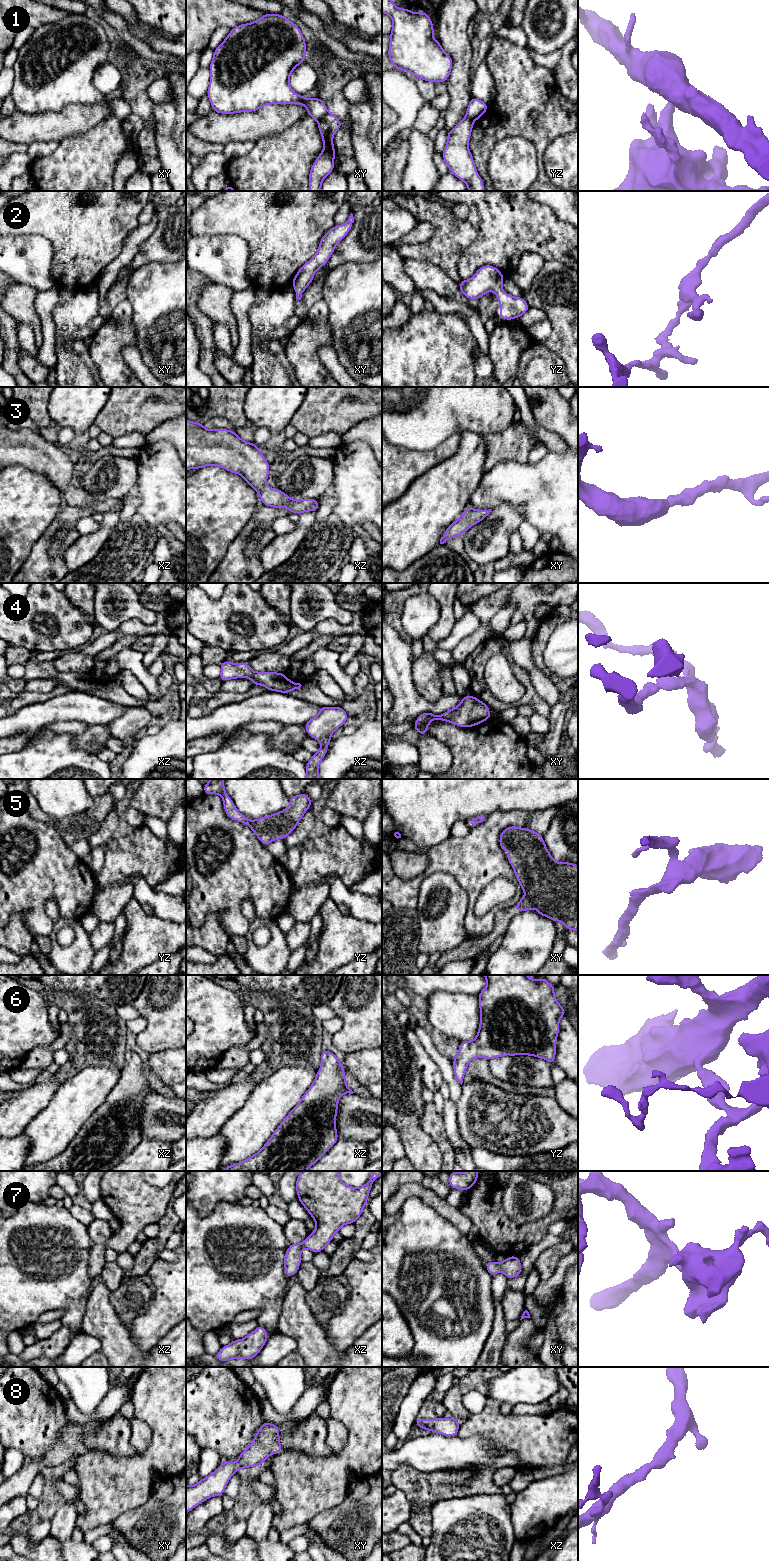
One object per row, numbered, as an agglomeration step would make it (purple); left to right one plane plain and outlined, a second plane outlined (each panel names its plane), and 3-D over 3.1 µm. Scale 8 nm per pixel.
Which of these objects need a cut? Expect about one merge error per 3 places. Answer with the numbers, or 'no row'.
1

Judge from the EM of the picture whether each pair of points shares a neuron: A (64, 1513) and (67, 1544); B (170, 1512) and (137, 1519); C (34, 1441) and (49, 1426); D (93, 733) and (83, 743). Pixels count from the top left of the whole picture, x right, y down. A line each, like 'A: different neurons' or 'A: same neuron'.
A: same neuron
B: same neuron
C: same neuron
D: same neuron

